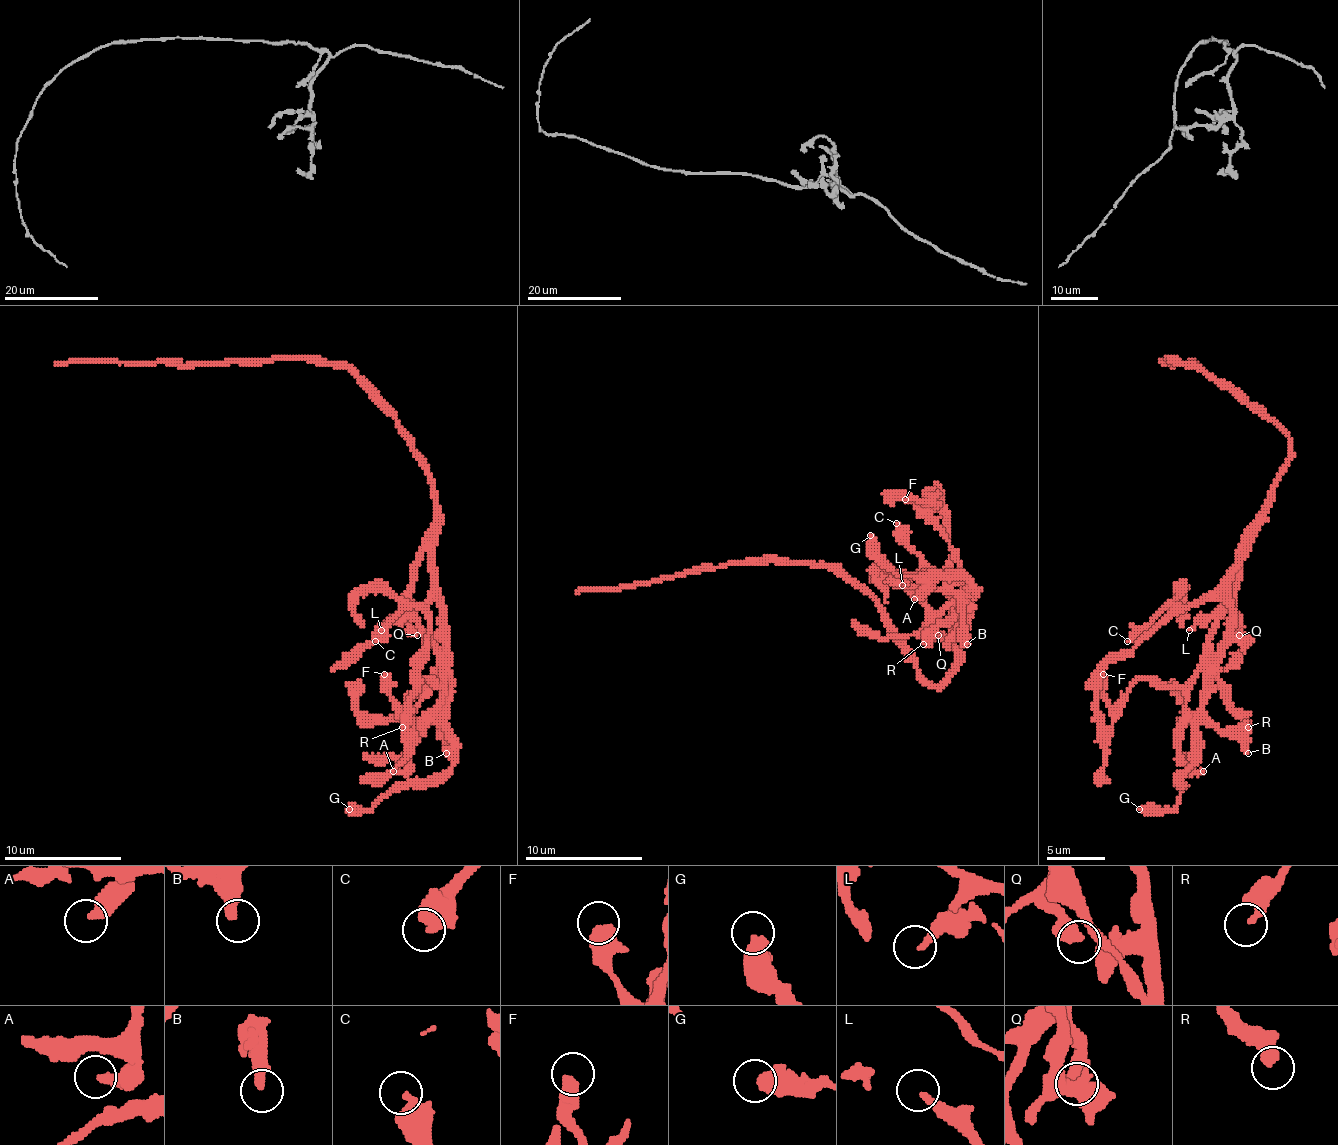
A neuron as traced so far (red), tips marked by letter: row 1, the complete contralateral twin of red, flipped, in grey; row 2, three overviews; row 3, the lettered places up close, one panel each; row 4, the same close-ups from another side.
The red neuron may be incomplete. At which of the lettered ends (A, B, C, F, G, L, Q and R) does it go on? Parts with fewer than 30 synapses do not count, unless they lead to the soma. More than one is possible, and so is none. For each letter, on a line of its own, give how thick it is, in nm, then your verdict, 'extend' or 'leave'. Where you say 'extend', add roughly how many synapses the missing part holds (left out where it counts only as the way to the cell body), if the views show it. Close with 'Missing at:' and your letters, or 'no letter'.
A: 360 nm | leave
B: 320 nm | leave
C: 460 nm | leave
F: 360 nm | leave
G: 550 nm | leave
L: 200 nm | extend | 30 syn
Q: 480 nm | leave
R: 360 nm | leave
Missing at: L

